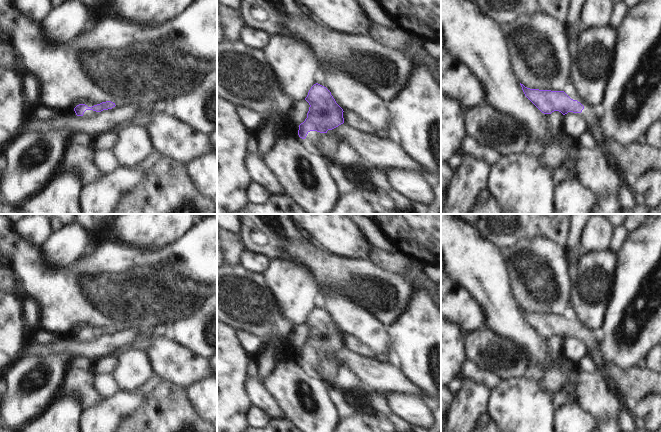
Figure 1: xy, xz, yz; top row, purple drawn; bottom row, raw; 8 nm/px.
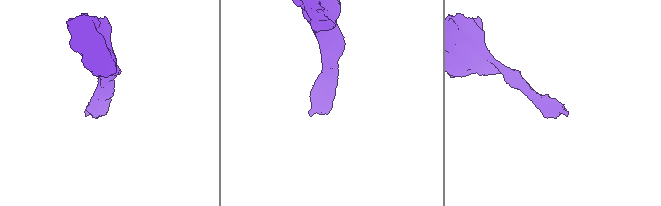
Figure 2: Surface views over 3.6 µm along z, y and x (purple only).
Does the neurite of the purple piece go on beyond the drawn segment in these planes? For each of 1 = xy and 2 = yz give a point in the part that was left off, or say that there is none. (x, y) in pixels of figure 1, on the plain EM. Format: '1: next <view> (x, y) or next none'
1: next xy (87, 337)
2: next yz (589, 338)

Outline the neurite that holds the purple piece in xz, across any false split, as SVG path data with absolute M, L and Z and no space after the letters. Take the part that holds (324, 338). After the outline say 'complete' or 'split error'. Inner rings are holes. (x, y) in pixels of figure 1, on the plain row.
M318 307L311 311L305 324L310 331L307 342L299 349L299 361L324 379L334 378L339 363L327 355L344 347L343 333L331 316Z; split error

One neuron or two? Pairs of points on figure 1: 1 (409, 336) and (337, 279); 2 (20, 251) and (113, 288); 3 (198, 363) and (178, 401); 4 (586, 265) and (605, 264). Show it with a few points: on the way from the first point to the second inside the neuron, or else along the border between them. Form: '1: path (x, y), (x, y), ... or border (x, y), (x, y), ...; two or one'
1: border (407, 305), (389, 325); two
2: path (43, 274), (57, 288), (90, 288); one
3: border (163, 379), (184, 389); two
4: path (591, 265), (600, 265); one

